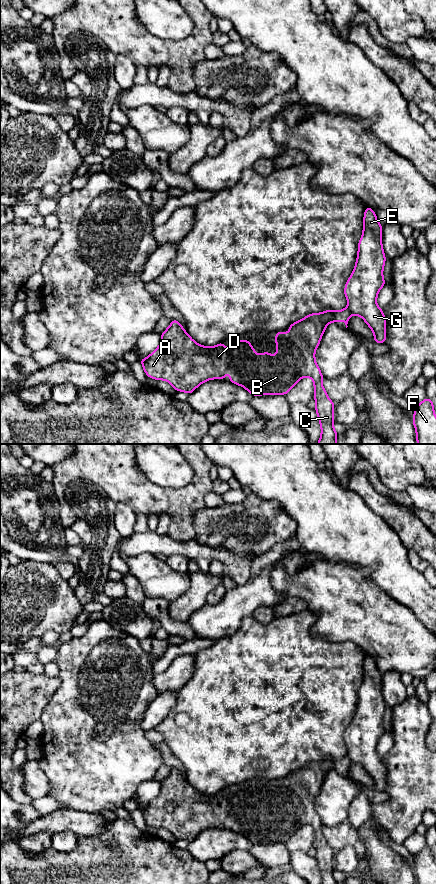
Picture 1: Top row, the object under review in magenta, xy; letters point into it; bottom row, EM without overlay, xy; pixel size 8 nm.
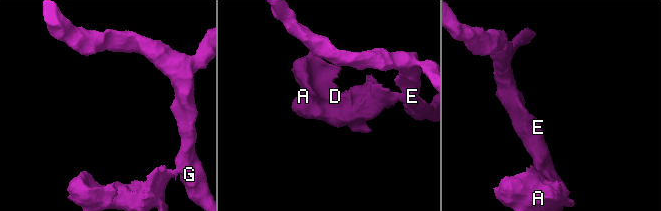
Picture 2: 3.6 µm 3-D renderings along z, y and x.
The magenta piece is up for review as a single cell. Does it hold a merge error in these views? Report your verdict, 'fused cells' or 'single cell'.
fused cells

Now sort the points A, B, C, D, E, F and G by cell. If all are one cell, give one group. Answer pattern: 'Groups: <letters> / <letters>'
Groups: A B C D / E F G

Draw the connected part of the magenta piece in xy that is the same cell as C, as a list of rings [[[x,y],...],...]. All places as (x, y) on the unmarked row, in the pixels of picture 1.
[[[348,756],[307,763],[292,771],[287,782],[276,780],[277,802],[275,804],[272,804],[270,800],[256,802],[248,788],[239,788],[227,797],[223,790],[213,795],[201,794],[188,783],[179,769],[172,767],[170,774],[161,782],[158,796],[147,806],[143,808],[139,806],[139,809],[149,826],[165,828],[176,839],[187,842],[191,842],[203,830],[211,827],[224,827],[227,814],[230,817],[229,829],[244,835],[252,844],[286,843],[300,827],[310,825],[314,830],[313,847],[316,849],[315,859],[321,873],[321,884],[337,884],[338,880],[333,876],[335,852],[329,847],[322,833],[324,825],[315,809],[315,798],[330,770],[343,768],[347,776],[349,766]]]

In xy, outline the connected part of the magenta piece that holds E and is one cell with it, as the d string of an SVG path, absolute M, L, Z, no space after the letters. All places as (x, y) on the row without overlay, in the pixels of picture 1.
M367 654L356 712L345 732L344 742L350 763L363 766L374 781L375 791L386 790L386 767L376 750L380 737L386 732L383 727L385 708L382 673L375 660Z

